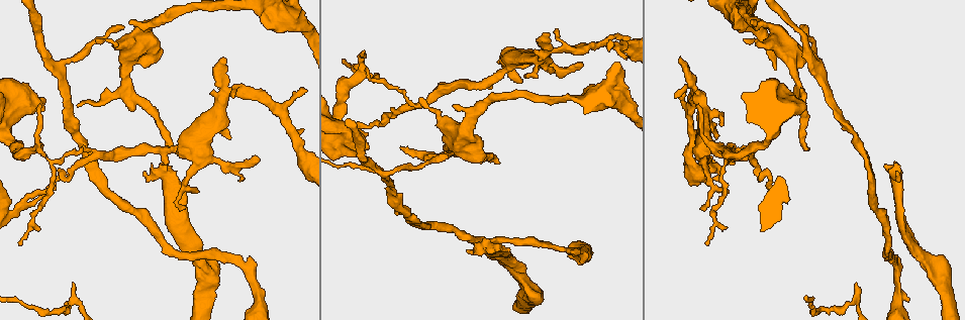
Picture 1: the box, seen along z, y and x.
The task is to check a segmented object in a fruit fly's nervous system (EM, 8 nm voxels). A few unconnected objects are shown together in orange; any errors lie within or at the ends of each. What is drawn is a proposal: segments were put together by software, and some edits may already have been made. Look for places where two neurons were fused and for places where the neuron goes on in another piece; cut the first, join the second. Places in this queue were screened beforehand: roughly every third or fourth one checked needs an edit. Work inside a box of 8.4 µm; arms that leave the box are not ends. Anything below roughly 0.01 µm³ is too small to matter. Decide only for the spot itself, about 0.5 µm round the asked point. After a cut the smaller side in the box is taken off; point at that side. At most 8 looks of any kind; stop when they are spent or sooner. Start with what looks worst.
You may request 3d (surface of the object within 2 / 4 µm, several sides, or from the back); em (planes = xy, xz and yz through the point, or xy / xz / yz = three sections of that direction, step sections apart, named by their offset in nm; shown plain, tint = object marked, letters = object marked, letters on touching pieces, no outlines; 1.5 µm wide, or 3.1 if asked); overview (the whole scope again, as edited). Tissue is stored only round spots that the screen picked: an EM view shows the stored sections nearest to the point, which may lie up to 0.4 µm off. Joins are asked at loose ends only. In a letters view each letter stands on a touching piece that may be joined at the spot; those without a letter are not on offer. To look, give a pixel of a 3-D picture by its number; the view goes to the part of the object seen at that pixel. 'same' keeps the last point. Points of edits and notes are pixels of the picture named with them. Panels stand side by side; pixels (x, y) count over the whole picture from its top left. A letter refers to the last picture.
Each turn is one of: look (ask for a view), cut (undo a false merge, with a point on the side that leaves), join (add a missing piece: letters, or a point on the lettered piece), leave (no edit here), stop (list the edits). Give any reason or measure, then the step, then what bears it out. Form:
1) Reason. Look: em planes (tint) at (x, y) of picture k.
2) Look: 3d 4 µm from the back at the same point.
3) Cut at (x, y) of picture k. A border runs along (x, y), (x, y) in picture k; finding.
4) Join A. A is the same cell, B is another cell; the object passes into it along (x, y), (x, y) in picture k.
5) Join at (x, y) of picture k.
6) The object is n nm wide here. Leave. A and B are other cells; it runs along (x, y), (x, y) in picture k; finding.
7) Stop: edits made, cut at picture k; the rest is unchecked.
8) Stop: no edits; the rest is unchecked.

Thin end. Look: 3d 4 µm at (497, 161) of picture 1.

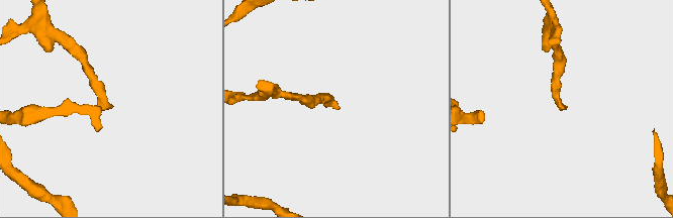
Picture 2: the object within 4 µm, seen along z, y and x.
Shape alone is not enough. Look: em planes (letters) at (565, 108) of picture 2.

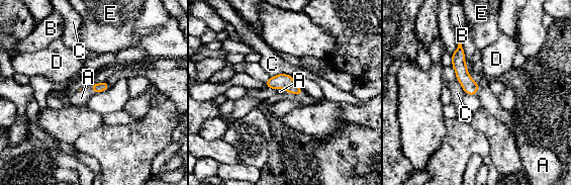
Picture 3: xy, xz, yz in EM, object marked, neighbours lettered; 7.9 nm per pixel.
Join A. A is the same cell, B, C, D and E are other cells; the object passes into it along (470, 87), (477, 90), (489, 101) in picture 3; it goes on there.

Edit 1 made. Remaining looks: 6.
Branch stops here. Look: em xy step 4 (letters) at (231, 137) of picture 1.

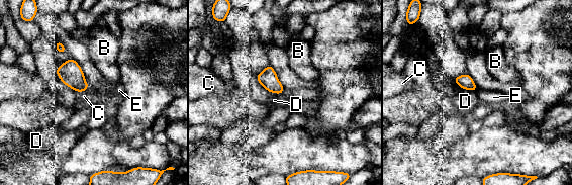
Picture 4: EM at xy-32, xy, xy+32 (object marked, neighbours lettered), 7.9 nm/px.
Leave. B, C, D and E are other cells; a border runs along (89, 86), (85, 90), (77, 92) in picture 4; no lettered piece goes on from it.

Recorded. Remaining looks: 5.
Thin end. Look: em yz step 8 (letters) at (95, 40) of picture 1.

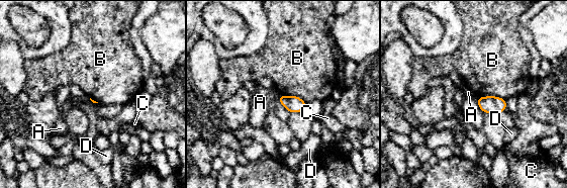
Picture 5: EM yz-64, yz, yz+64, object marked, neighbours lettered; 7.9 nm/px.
Cut it another way. Look: em xy step 8 (letters) at the same point.

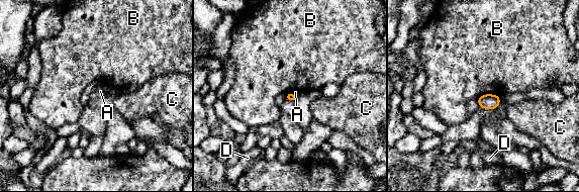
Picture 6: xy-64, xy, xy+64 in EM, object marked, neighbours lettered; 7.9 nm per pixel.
Leave. A, B, C and D are other cells; a border runs along (499, 95), (482, 94), (477, 99) in picture 6; no lettered piece goes on from it.

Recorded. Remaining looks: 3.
Stop: edits made, join at picture 3; the rest is unchecked.

